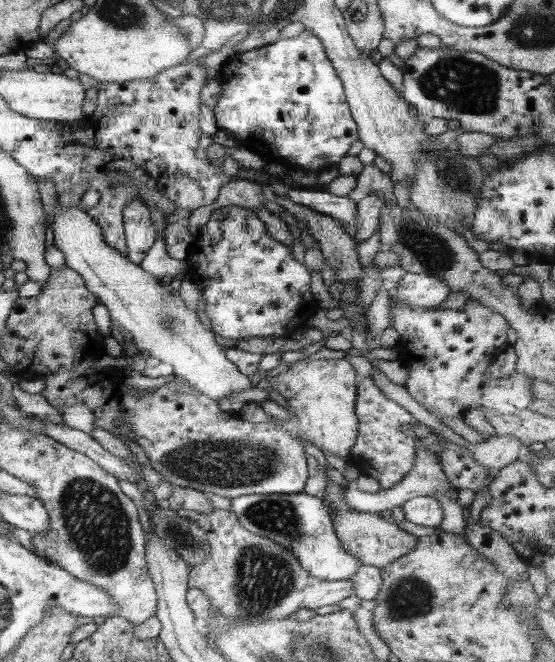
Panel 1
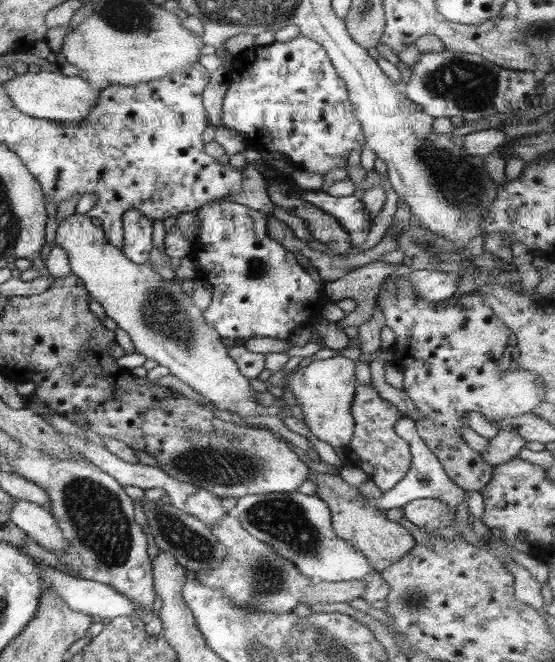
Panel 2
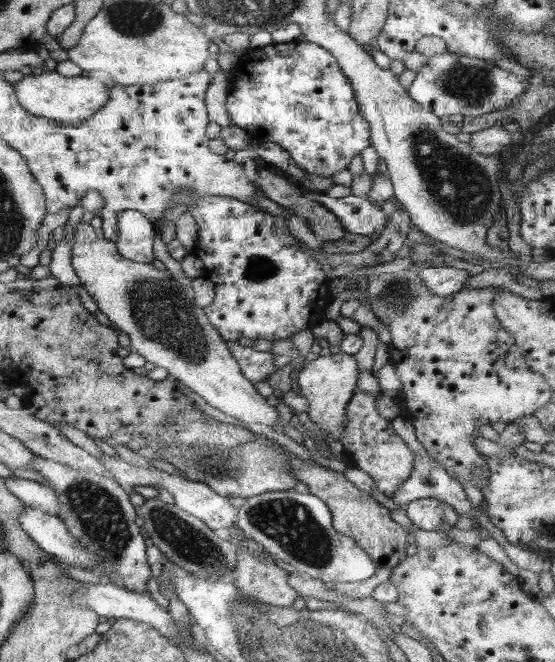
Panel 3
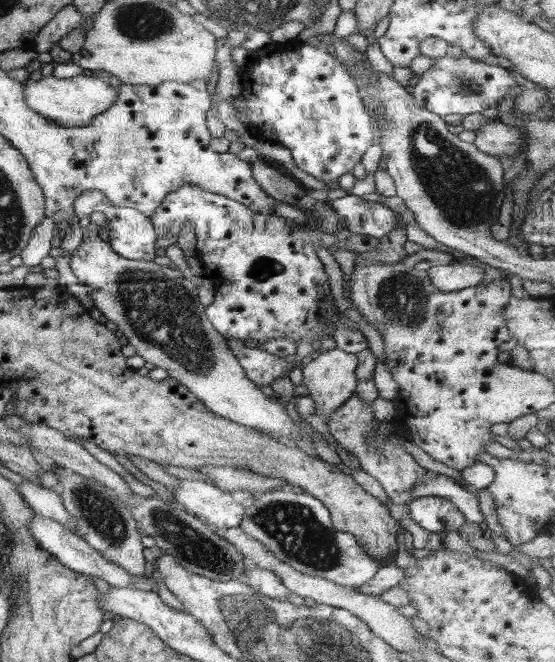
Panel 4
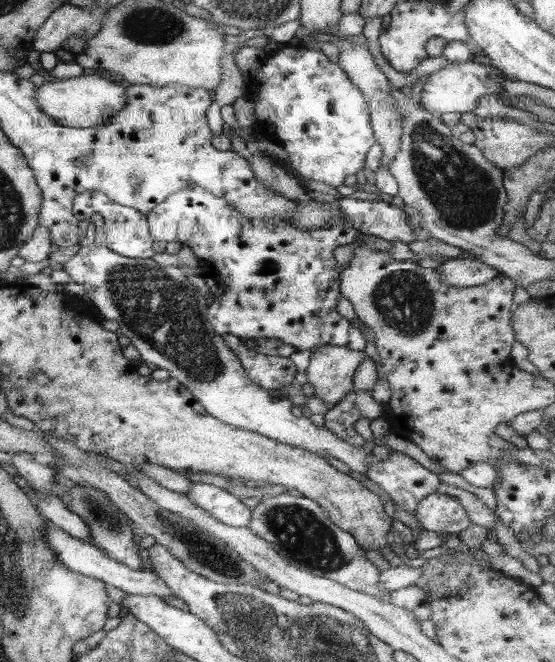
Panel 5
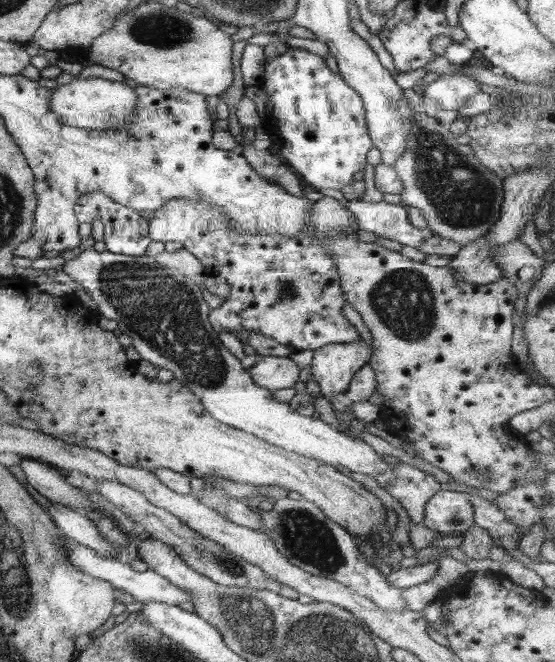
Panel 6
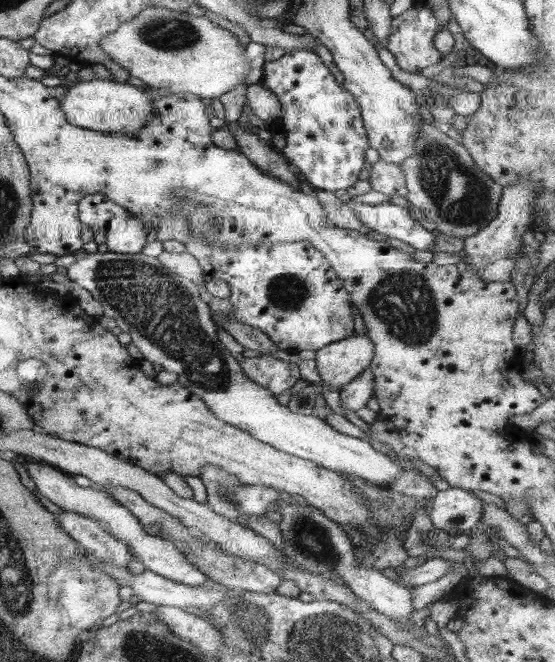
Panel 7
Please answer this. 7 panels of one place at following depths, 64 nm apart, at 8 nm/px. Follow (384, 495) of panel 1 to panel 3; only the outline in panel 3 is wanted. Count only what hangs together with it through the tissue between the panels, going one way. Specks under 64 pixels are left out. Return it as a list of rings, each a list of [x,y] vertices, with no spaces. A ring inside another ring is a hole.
[[[400,416],[391,420],[391,425],[395,430],[395,433],[408,445],[408,448],[414,452],[414,469],[412,469],[411,477],[400,485],[400,488],[390,498],[396,504],[401,507],[407,505],[409,502],[420,500],[421,498],[437,498],[439,501],[444,501],[458,511],[459,514],[468,516],[471,519],[475,519],[474,509],[472,508],[472,502],[468,499],[466,491],[462,489],[462,485],[451,474],[443,468],[440,463],[432,459],[426,450],[422,446],[415,435],[414,425],[409,420],[406,420]]]

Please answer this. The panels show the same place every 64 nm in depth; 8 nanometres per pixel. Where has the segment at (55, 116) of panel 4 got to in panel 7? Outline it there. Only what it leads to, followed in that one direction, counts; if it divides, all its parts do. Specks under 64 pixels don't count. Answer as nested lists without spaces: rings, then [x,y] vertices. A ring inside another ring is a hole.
[[[93,79],[76,82],[72,87],[64,88],[67,92],[59,102],[60,110],[67,122],[84,129],[113,133],[119,137],[137,134],[137,130],[148,123],[148,115],[152,113],[153,100],[149,100],[145,88],[138,88],[127,82]]]

